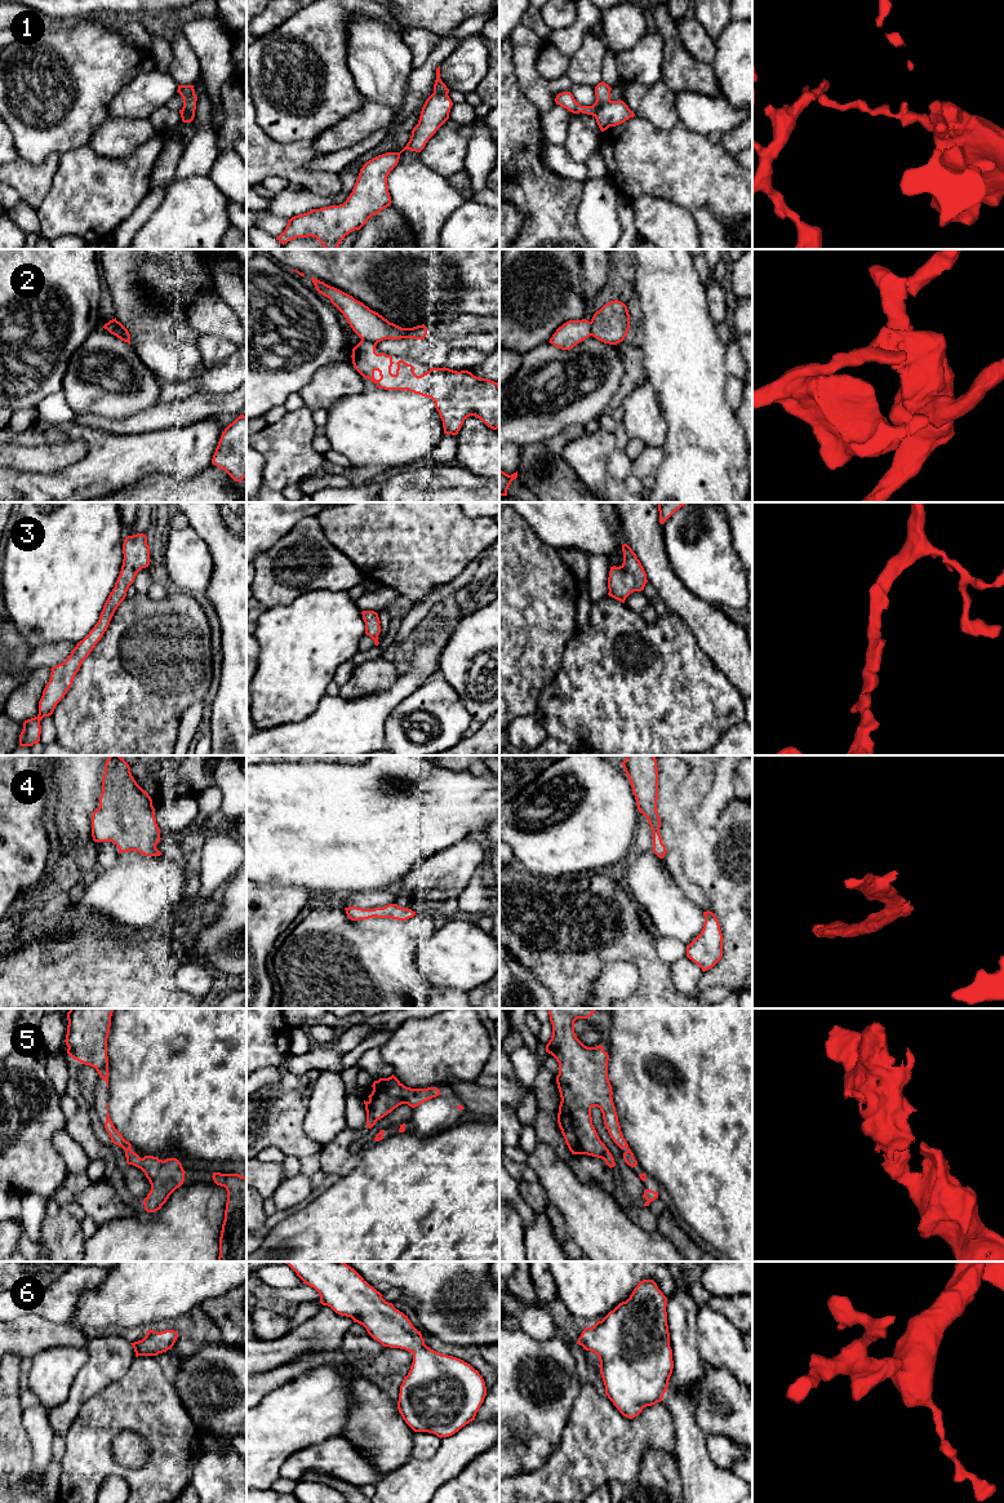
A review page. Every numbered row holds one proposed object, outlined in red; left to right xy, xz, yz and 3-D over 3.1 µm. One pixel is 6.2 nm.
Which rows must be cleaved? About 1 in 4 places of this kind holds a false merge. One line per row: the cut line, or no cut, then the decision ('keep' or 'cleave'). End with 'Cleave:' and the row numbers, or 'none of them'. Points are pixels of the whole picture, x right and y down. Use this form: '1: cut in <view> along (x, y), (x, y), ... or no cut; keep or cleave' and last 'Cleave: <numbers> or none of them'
1: cut in yz along (609, 100), (594, 115); cleave
2: cut in xz along (361, 338), (376, 344); cleave
3: no cut; keep
4: no cut; keep
5: no cut; keep
6: no cut; keep
Cleave: 1, 2

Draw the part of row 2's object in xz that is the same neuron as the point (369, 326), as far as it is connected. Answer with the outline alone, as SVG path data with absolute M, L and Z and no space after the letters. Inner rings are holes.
M311 278L316 291L328 297L343 314L352 331L363 340L378 343L383 340L414 338L425 340L427 329L425 324L413 328L401 328L390 323L378 312L370 310L352 296Z

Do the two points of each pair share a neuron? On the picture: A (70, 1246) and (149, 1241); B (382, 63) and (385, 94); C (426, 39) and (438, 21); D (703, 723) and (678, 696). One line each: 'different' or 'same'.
A: different
B: same
C: different
D: same

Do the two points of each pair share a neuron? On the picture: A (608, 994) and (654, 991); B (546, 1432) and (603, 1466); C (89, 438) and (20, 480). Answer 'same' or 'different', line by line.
A: different
B: different
C: same

